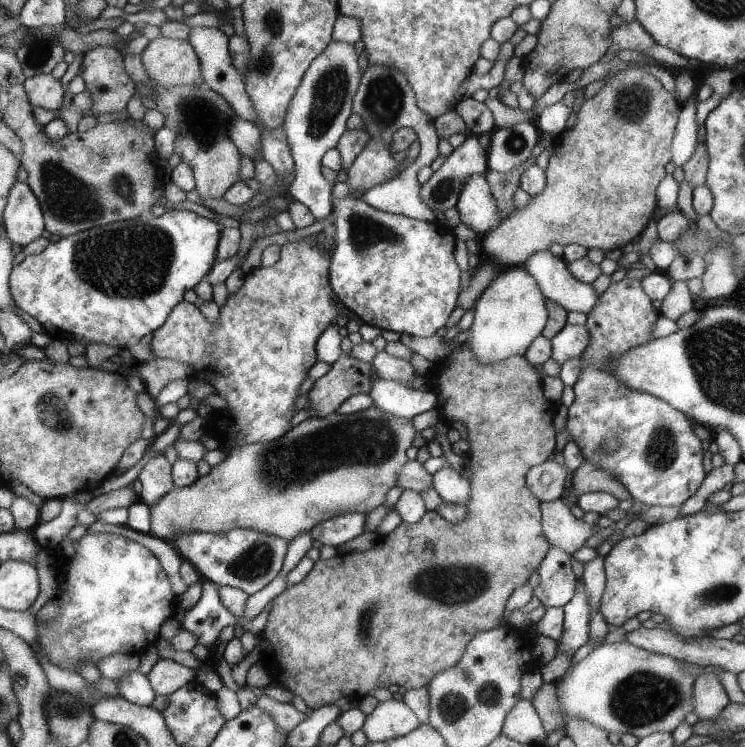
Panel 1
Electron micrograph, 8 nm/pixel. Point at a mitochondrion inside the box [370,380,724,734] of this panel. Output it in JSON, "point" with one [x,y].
{"point":[643,697]}

